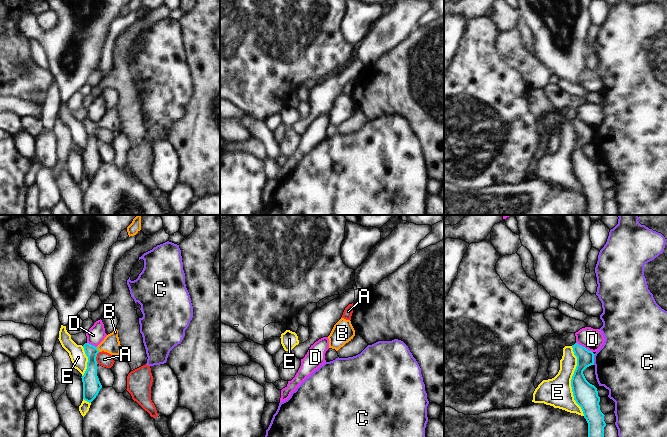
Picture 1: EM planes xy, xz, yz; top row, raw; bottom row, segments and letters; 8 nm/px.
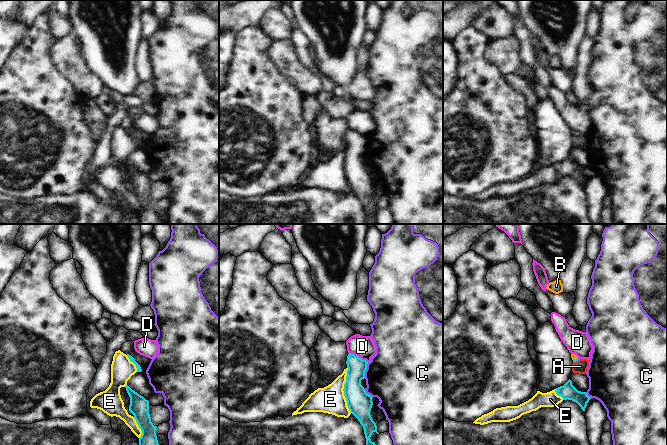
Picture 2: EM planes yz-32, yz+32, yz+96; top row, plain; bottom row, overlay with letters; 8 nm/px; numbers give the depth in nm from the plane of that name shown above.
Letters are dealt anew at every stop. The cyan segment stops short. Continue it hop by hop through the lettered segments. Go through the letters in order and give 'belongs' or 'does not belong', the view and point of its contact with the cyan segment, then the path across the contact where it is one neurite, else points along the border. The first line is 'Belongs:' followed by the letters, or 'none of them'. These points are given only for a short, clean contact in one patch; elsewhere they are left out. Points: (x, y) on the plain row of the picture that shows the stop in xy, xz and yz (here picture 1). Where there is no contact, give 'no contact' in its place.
Belongs: B
A: does not belong; meets cyan in xy at (95, 134); border along xy (99, 128), (96, 133), (97, 139)
B: belongs; meets cyan in xy at (97, 125); runs through xy (90, 155), (92, 130), (97, 125), (111, 120)
C: does not belong; meets cyan in yz at (593, 135); border along yz (595, 130), (593, 140)
D: does not belong; meets cyan in yz at (584, 123); border along yz (576, 118), (592, 128)
E: does not belong; meets cyan in yz at (571, 157)

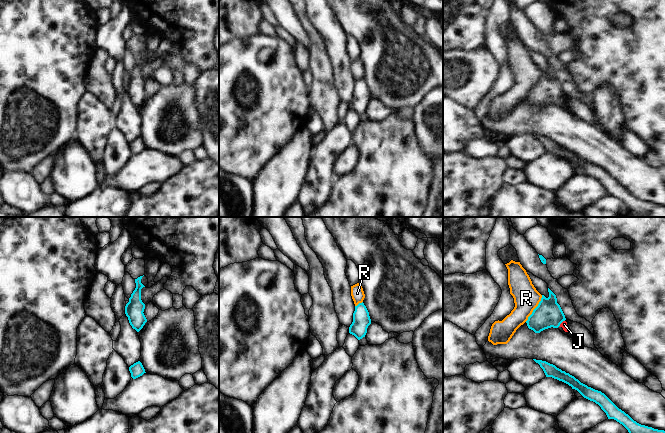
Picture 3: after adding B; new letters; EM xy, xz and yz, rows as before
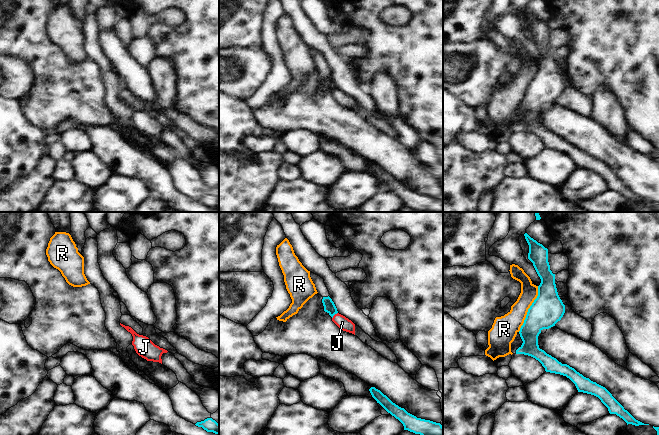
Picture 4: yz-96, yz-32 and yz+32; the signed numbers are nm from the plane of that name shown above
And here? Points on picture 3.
Belongs: none of them
J: does not belong; meets cyan in yz at (561, 98); border along yz (564, 96), (558, 102)
R: does not belong; meets cyan in yz at (535, 84)

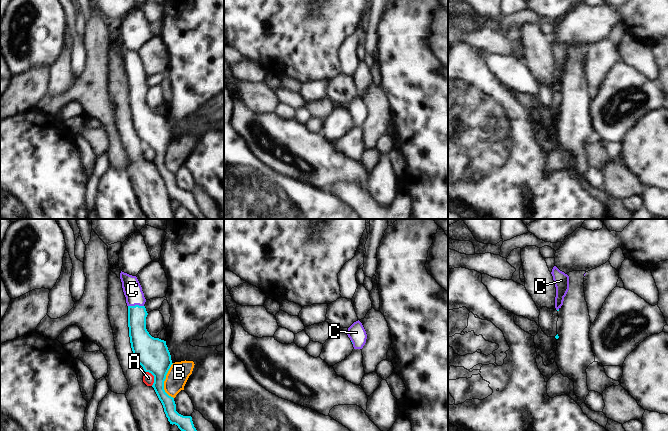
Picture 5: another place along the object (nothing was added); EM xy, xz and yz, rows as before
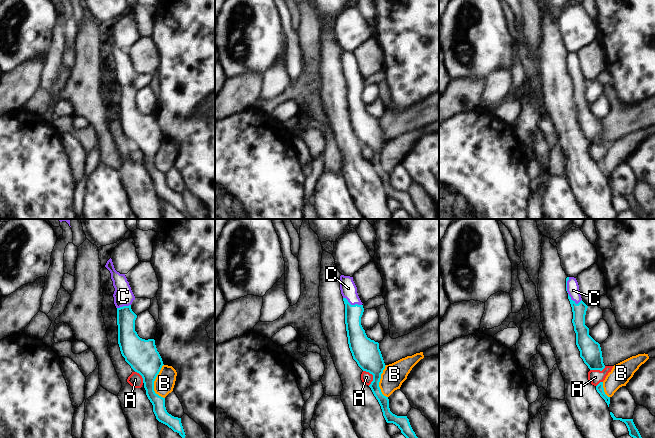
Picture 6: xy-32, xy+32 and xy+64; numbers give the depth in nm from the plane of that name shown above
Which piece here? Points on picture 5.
Belongs: C
A: does not belong; meets cyan in xy at (154, 153); border along xy (145, 147), (148, 147), (153, 152), (152, 161)
B: does not belong; meets cyan in xy at (164, 156); border along xy (173, 139), (164, 157), (164, 166), (173, 174)
C: belongs; meets cyan in xy at (135, 81); runs through xy (138, 110), (135, 81), (132, 65)

